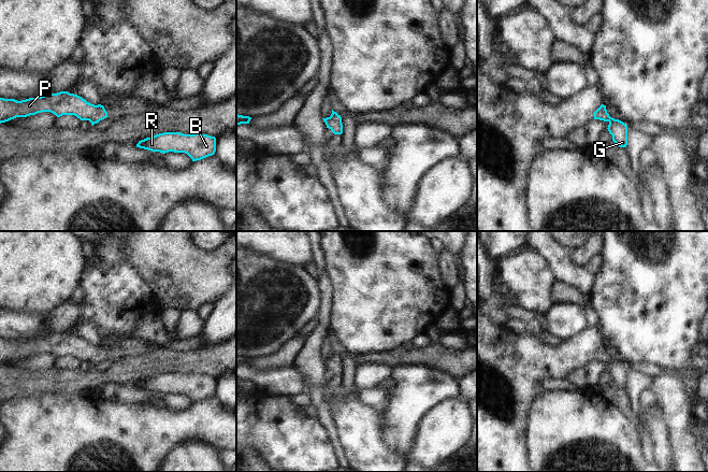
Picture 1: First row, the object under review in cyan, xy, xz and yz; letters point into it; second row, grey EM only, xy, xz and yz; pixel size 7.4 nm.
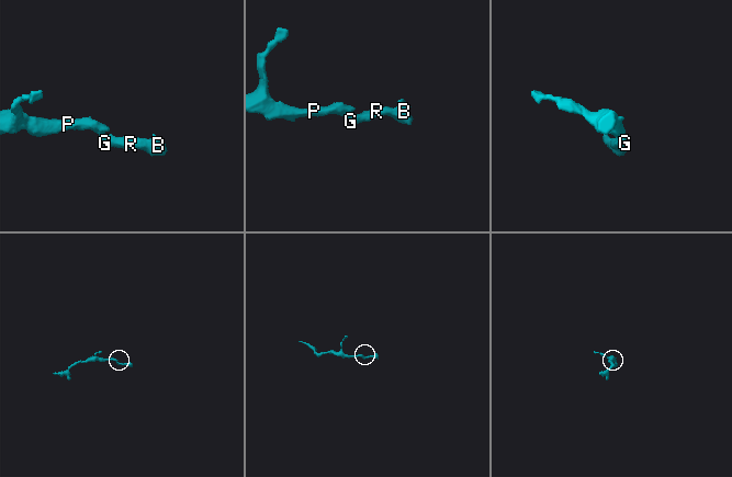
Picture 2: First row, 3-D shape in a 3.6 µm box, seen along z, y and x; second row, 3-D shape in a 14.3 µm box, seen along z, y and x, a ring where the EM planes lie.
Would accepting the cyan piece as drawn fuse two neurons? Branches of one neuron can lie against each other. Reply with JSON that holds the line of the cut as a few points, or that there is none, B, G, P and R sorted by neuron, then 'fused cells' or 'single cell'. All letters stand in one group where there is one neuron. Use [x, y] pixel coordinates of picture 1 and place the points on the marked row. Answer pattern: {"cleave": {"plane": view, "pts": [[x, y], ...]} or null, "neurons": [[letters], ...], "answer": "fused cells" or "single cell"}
{"cleave": null, "neurons": [["B", "G", "P", "R"]], "answer": "single cell"}

